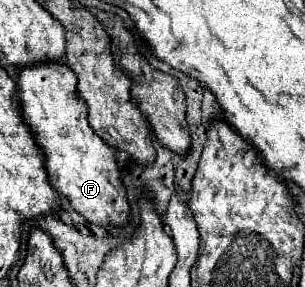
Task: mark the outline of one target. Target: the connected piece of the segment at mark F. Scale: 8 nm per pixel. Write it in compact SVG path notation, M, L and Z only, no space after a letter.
M60 61L24 67L18 81L22 119L46 155L46 171L52 187L70 201L72 209L92 225L122 227L130 221L130 205L116 155L88 125L88 105L78 97L76 85L78 77Z

